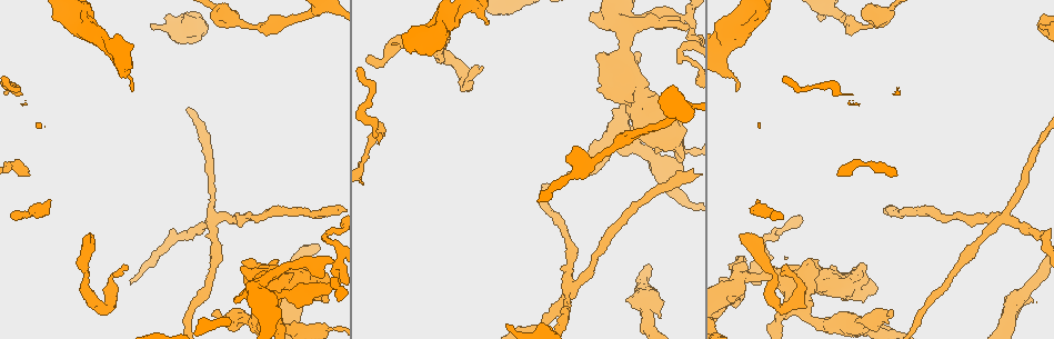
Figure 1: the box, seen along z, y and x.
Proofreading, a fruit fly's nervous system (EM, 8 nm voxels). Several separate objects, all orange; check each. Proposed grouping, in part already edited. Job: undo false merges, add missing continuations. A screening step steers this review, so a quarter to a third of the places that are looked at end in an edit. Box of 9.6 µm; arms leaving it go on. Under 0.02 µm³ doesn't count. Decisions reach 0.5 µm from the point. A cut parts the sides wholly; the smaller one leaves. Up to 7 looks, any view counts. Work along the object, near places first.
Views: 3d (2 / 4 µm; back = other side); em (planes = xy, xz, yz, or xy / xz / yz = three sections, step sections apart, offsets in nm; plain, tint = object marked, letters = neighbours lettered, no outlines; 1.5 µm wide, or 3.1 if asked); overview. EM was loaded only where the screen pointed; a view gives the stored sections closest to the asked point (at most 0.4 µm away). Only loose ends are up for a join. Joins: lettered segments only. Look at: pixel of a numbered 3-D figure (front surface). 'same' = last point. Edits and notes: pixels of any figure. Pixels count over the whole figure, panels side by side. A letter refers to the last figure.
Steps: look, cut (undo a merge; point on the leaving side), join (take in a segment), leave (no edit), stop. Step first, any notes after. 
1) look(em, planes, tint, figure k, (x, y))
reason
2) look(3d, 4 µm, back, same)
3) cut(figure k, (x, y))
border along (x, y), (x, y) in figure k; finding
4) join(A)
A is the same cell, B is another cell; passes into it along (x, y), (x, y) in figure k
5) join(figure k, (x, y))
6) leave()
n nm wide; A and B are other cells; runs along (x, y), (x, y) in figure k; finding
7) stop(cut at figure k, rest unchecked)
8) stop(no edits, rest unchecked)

look(em, xy, step 4, tint, figure 1, (571, 287))
abrupt turn

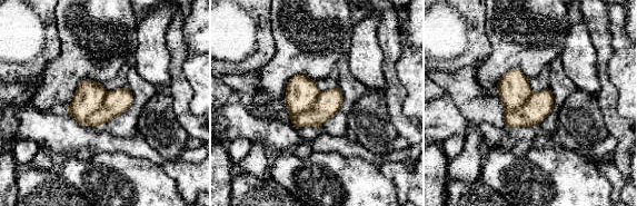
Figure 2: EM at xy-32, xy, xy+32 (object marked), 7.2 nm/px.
look(em, planes, letters, same)

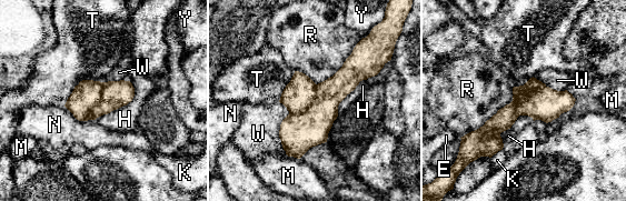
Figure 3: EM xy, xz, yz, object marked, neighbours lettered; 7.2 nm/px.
cut(figure 3, (545, 103))
E, H, K, M, N, R, T, W and Y are other cells; border along (545, 86), (528, 93), (516, 113) in figure 3; two neurons meet here

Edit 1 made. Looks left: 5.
look(overview)
redraw

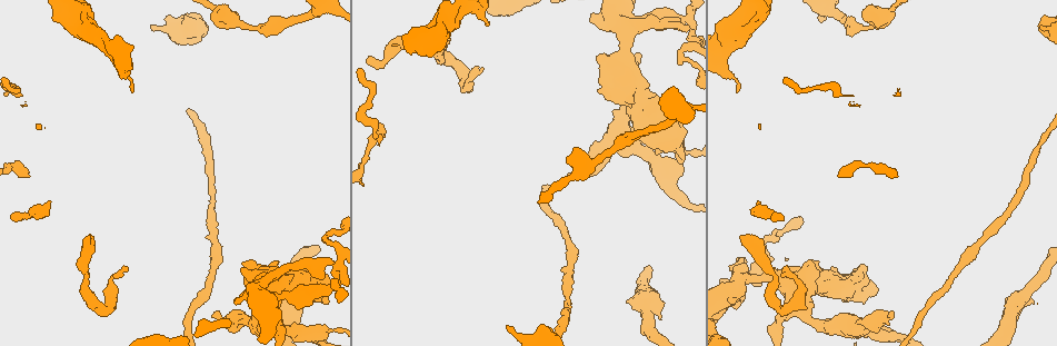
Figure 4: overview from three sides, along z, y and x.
look(3d, 2 µm, figure 4, (324, 238))
sharp bend

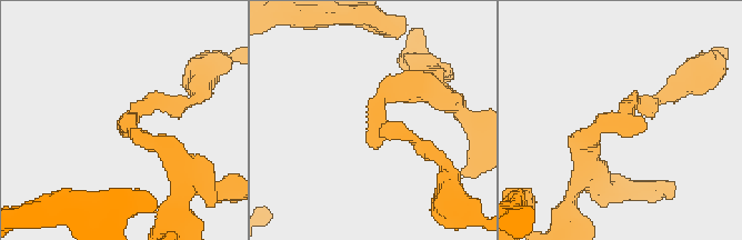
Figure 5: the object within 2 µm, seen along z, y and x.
look(em, planes, tint, figure 5, (380, 115))

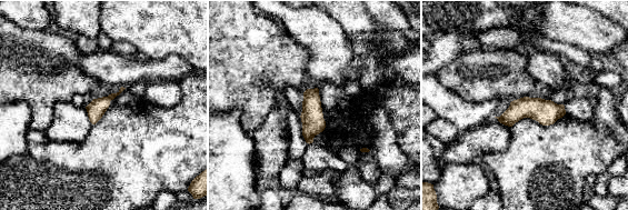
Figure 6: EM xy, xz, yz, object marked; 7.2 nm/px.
look(em, planes, letters, same)
what lies round it

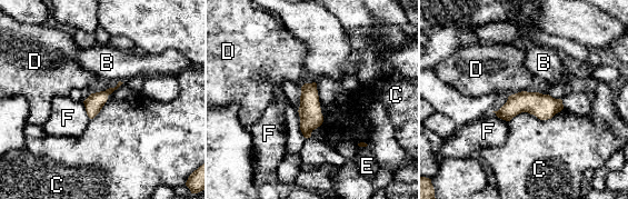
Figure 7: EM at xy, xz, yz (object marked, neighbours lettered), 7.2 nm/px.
cut(figure 7, (110, 90))
B, C, D, E and F are other cells; border along (105, 91), (108, 95) in figure 7; two neurons meet here

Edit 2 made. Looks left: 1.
stop(cut at figure 3, cut at figure 7, rest unchecked)

